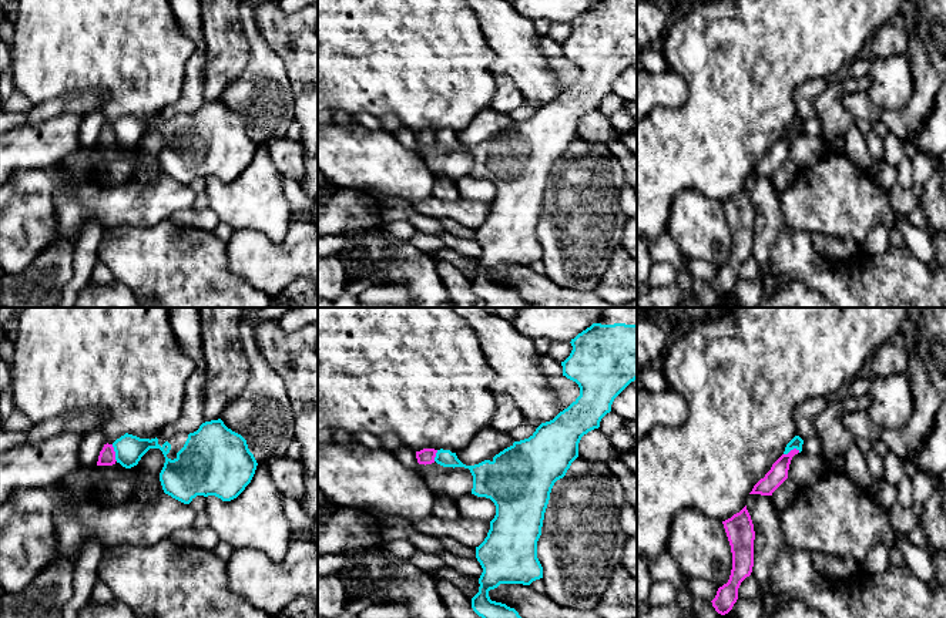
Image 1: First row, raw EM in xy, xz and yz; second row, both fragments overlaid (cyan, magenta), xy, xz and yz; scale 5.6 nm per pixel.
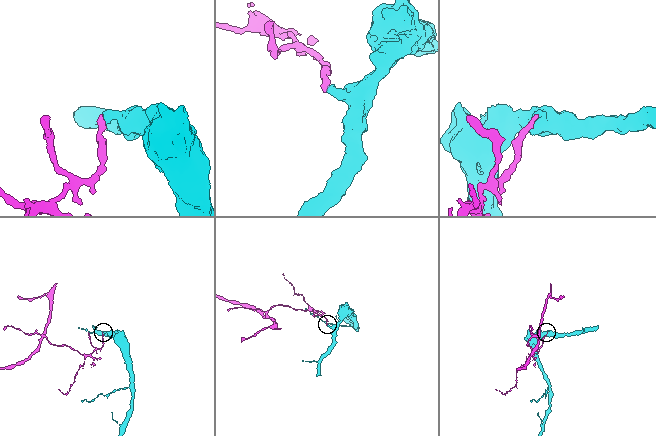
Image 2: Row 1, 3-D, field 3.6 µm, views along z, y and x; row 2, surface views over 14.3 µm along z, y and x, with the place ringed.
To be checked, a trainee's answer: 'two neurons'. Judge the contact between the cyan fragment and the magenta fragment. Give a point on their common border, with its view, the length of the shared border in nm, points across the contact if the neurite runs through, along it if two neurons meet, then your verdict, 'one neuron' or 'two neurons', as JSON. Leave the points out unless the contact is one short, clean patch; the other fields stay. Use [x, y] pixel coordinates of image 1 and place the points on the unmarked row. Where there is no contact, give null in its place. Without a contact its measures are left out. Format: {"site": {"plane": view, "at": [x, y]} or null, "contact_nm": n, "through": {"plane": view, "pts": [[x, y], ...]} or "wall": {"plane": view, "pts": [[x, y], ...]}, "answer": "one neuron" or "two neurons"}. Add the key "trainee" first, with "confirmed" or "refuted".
{"trainee": "confirmed", "site": {"plane": "yz", "at": [791, 130]}, "contact_nm": 100, "wall": {"plane": "yz", "pts": [[799, 131], [791, 130], [784, 135]]}, "answer": "two neurons"}

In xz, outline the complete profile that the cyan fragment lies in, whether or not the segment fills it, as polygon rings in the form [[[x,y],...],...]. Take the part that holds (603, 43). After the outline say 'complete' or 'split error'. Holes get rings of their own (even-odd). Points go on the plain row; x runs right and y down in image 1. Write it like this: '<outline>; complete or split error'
[[[598,0],[570,24],[573,31],[561,43],[563,57],[578,66],[580,77],[567,90],[553,101],[541,104],[529,120],[514,122],[496,135],[492,142],[466,147],[456,134],[443,130],[435,138],[443,148],[469,150],[473,157],[472,175],[490,179],[496,187],[487,218],[476,228],[476,239],[483,253],[479,273],[472,279],[472,289],[486,302],[486,308],[527,308],[529,303],[514,289],[492,282],[489,272],[500,265],[530,266],[543,259],[537,222],[551,169],[578,138],[581,118],[600,108],[601,100],[611,93],[614,80],[637,60],[637,0]]]; split error

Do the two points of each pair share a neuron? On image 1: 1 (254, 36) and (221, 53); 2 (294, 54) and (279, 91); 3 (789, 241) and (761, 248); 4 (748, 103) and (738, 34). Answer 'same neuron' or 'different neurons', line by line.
1: different neurons
2: different neurons
3: different neurons
4: same neuron

